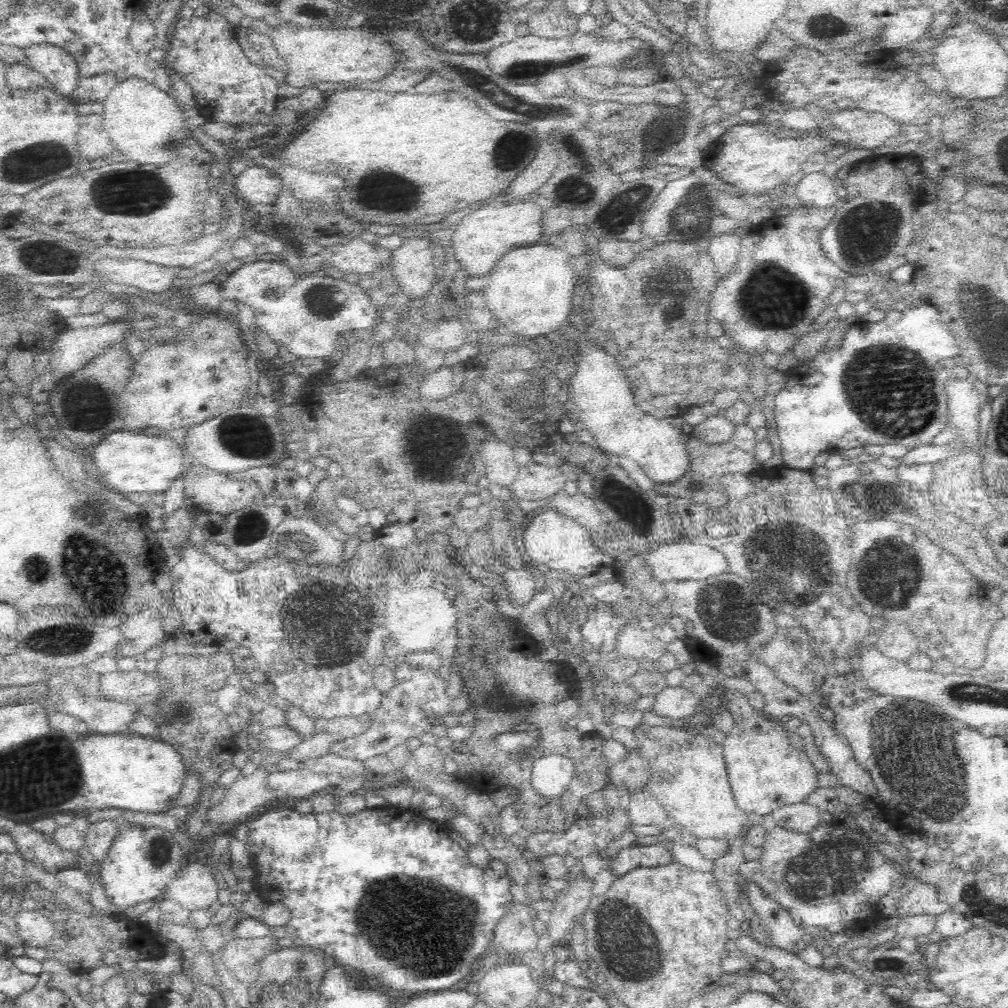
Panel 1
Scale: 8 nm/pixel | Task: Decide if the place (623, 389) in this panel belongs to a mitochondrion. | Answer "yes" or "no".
no

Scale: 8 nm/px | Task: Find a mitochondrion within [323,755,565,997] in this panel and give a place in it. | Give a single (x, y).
(407, 913)

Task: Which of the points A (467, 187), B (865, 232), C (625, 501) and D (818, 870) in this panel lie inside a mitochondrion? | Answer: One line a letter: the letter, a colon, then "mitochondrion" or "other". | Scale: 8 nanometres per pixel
A: other
B: mitochondrion
C: mitochondrion
D: mitochondrion

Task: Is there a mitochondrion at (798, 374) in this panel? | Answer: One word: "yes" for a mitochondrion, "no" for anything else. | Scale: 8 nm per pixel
no

